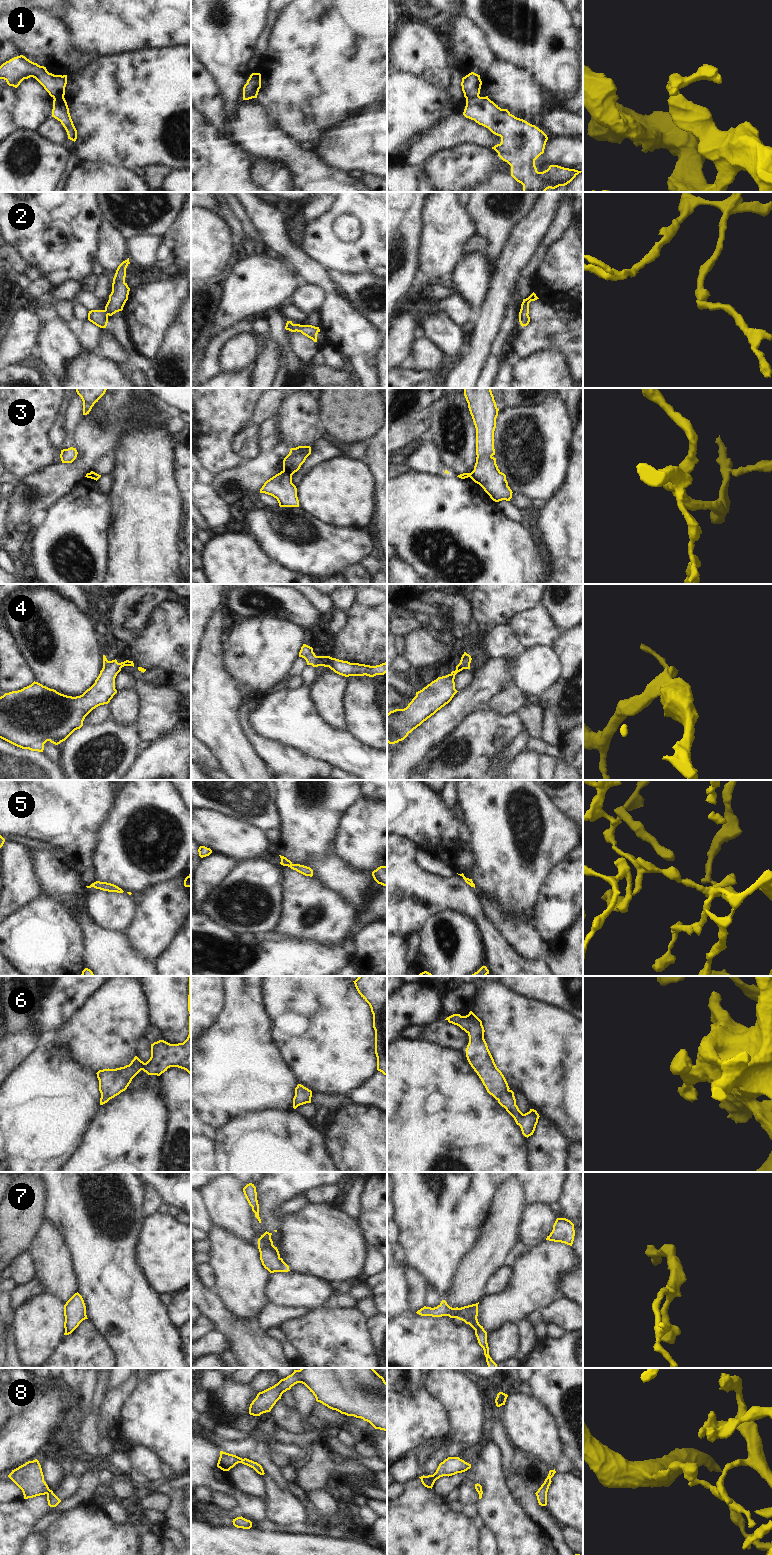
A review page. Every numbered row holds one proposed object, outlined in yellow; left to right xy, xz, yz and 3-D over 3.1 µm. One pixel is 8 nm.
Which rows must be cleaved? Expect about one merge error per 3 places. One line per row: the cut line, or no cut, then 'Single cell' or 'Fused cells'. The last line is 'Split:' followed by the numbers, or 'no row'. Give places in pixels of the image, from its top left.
1: Split along yz (479, 96), (473, 99), (466, 99). Fused cells
2: No split. Single cell
3: Split along xz (283, 469), (291, 475). Fused cells
4: No split. Single cell
5: No split. Single cell
6: No split. Single cell
7: No split. Single cell
8: No split. Single cell
Split: 1, 3.

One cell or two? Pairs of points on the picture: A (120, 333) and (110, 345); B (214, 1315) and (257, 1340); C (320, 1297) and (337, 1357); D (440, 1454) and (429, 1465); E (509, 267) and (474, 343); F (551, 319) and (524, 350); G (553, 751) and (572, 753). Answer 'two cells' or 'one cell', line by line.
A: two cells
B: one cell
C: two cells
D: one cell
E: one cell
F: one cell
G: two cells

